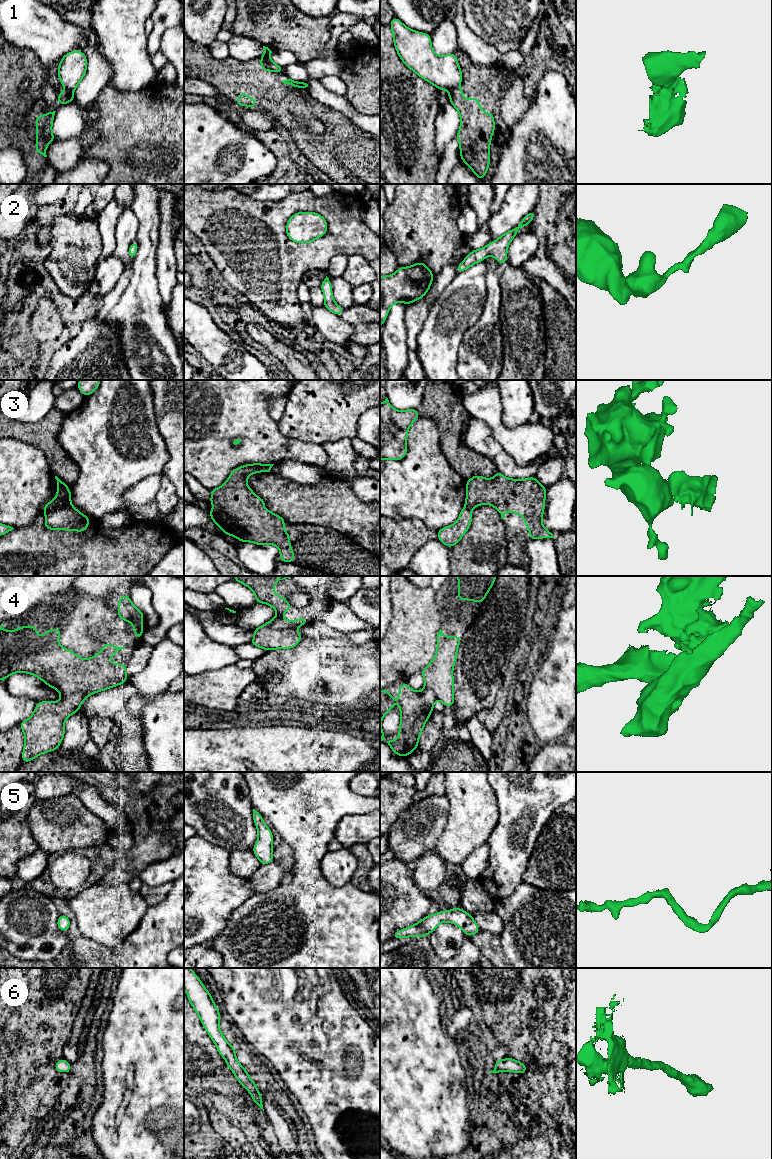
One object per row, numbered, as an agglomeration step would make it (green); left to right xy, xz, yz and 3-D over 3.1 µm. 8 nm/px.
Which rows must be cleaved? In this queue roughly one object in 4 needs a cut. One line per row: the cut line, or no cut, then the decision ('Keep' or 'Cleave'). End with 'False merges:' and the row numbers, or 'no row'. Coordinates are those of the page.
1: Split along xz (260, 57), (272, 70). Cleave
2: No split. Keep
3: Split along xy (70, 504), (56, 509), (48, 509), (45, 512). Cleave
4: Split along xy (91, 694), (76, 692), (62, 696). Cleave
5: No split. Keep
6: No split. Keep
False merges: 1, 3, 4

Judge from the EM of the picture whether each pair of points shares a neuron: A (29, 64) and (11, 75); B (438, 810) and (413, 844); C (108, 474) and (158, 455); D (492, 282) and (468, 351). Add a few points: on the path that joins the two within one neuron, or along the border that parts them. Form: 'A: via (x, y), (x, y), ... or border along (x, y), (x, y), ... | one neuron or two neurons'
A: via (25, 64), (22, 64), (15, 71) | one neuron
B: via (430, 818), (413, 836) | one neuron
C: via (120, 462), (146, 460) | one neuron
D: via (492, 299), (492, 309), (485, 334) | one neuron

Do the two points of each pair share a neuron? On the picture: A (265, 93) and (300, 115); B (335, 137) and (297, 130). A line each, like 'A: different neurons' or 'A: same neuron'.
A: same neuron
B: same neuron

